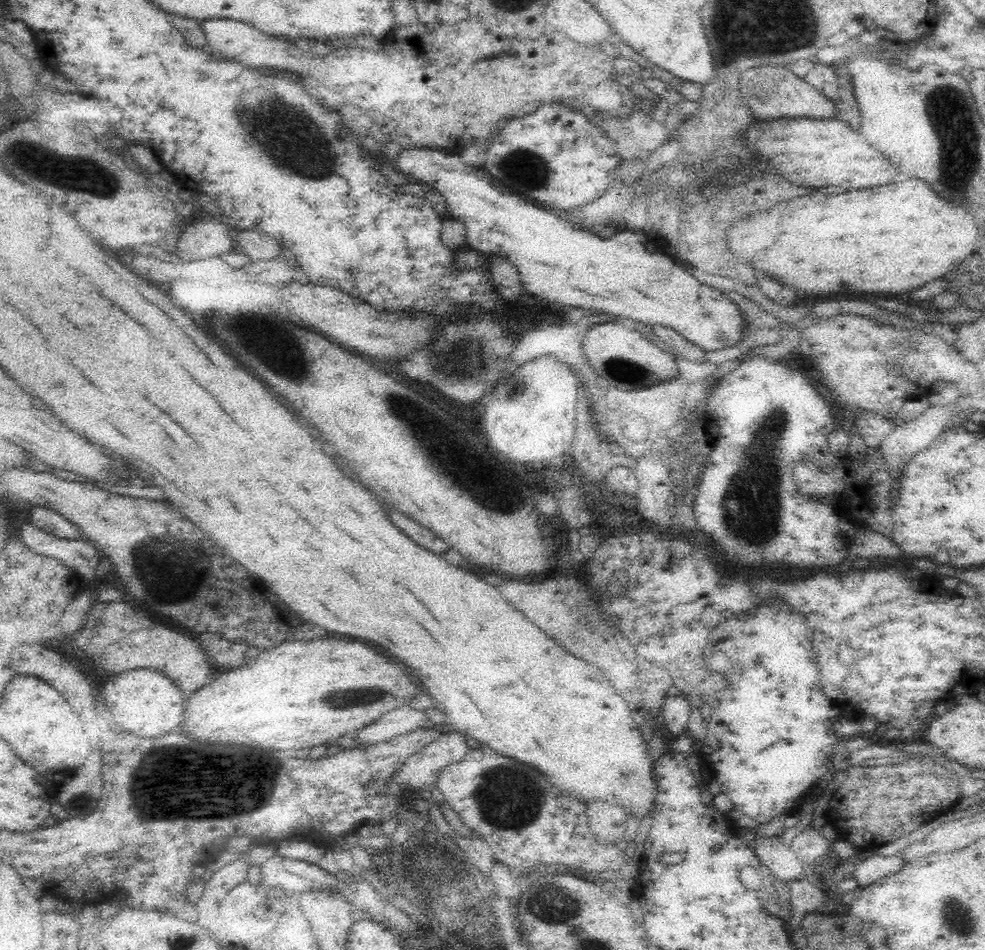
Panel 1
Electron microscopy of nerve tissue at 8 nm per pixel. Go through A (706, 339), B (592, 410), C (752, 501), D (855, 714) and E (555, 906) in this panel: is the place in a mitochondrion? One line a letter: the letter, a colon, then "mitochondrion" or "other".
A: other
B: other
C: mitochondrion
D: other
E: mitochondrion

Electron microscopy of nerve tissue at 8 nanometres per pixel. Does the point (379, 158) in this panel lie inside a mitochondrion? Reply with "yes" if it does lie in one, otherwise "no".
no

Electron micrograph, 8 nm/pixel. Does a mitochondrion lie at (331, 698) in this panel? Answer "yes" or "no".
yes

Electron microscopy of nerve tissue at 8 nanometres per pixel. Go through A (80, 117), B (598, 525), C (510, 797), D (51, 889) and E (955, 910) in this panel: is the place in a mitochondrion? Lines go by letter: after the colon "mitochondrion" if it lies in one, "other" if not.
A: other
B: other
C: mitochondrion
D: other
E: mitochondrion

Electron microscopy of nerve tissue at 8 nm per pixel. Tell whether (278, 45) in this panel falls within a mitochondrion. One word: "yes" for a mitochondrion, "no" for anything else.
no

